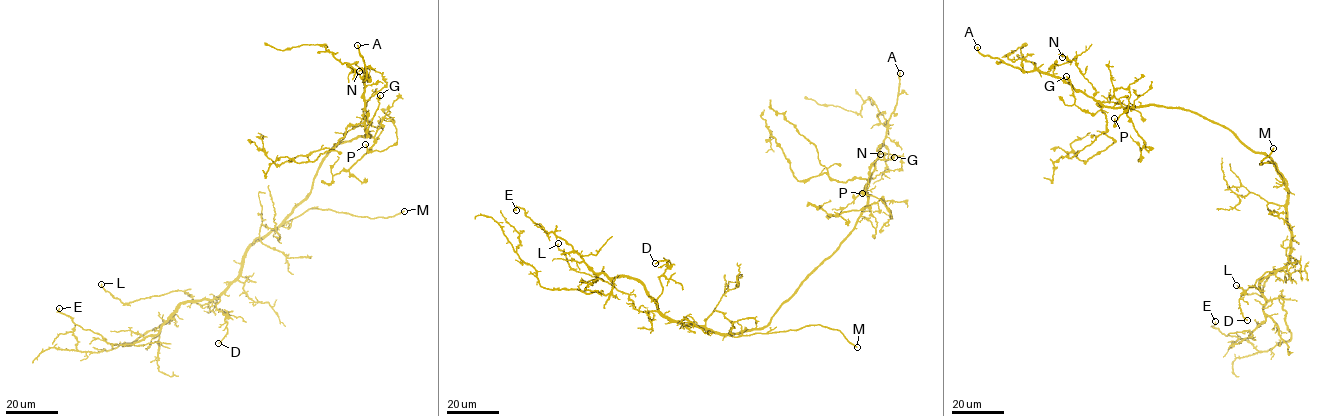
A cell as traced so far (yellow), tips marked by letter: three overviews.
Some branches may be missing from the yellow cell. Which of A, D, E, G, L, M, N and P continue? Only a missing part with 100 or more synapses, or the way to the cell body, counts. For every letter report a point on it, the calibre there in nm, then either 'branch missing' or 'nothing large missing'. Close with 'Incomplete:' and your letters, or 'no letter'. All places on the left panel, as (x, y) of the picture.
A: at (357, 45); 240 nm thick; branch missing
D: at (218, 343); 150 nm thick; nothing large missing
E: at (59, 308); 90 nm thick; nothing large missing
G: at (380, 95); 280 nm thick; nothing large missing
L: at (101, 284); 150 nm thick; nothing large missing
M: at (404, 211); 240 nm thick; branch missing
N: at (359, 71); 240 nm thick; nothing large missing
P: at (365, 144); 180 nm thick; nothing large missing
Incomplete: A, M

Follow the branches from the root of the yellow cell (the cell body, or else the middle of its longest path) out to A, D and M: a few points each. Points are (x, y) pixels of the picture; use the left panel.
A: (305, 198), (324, 156), (337, 145), (371, 135), (364, 123), (366, 116), (363, 80), (367, 73), (357, 45)
D: (305, 198), (250, 246), (240, 275), (215, 297), (227, 322), (218, 343)
M: (305, 198), (279, 227), (310, 208), (331, 209), (369, 218), (393, 217), (404, 211)

